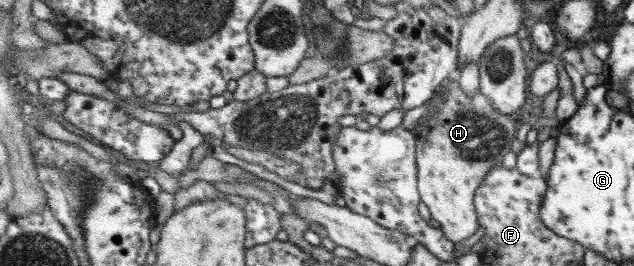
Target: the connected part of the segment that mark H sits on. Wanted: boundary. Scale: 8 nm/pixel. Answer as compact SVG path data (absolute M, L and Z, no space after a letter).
M457 79L453 83L445 81L441 87L447 92L445 99L437 99L437 94L434 96L433 102L440 105L439 112L428 121L423 136L418 140L418 190L422 201L429 206L432 218L439 222L440 231L447 235L447 239L464 245L465 241L482 227L474 197L486 175L511 151L517 139L517 121L509 114L498 112L480 90L479 93L473 94L473 97L469 97L461 89Z

